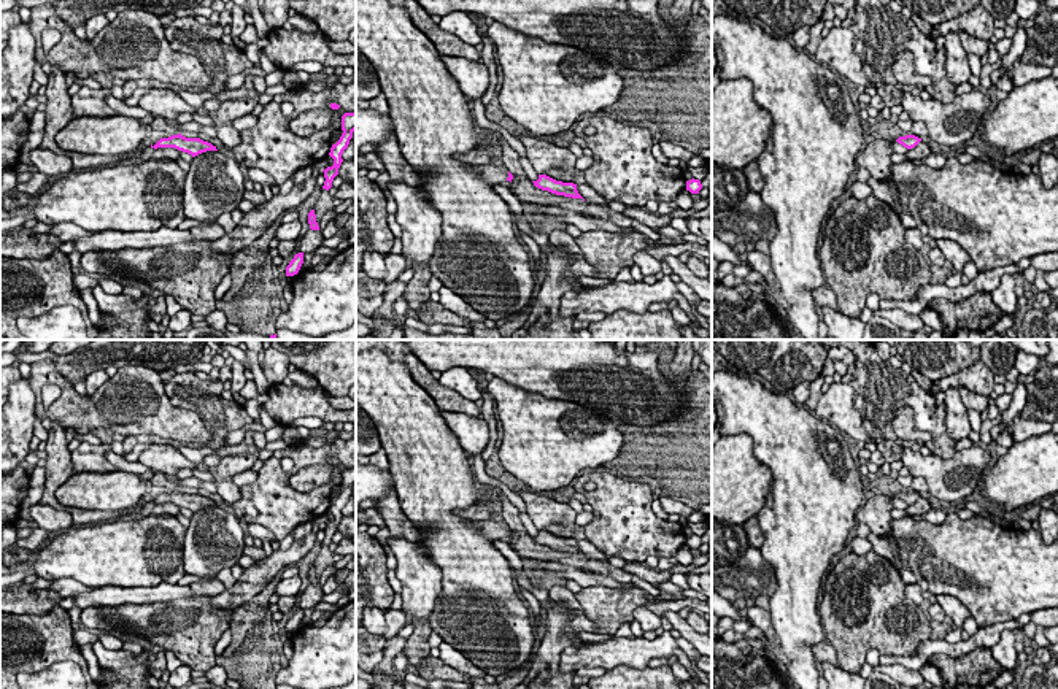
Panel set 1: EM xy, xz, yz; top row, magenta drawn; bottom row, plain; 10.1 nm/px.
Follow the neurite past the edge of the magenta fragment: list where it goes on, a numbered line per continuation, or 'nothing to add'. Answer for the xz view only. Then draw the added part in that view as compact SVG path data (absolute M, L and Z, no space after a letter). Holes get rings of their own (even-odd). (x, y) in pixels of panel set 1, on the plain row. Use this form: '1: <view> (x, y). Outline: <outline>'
1: xz (496, 531). Outline: M492 519L469 521L469 524L477 527L483 537L491 540L502 540L508 533L508 525L505 522L496 522Z

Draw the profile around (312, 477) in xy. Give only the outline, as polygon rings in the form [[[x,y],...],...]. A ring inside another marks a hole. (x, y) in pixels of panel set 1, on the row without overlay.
[[[329,464],[308,465],[292,473],[291,487],[297,492],[310,492],[332,479],[334,467]]]

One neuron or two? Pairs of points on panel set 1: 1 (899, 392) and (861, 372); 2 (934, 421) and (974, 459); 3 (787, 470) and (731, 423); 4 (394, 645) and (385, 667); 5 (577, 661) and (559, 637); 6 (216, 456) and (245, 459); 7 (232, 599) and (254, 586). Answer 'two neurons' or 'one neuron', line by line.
1: one neuron
2: two neurons
3: one neuron
4: one neuron
5: two neurons
6: two neurons
7: one neuron

